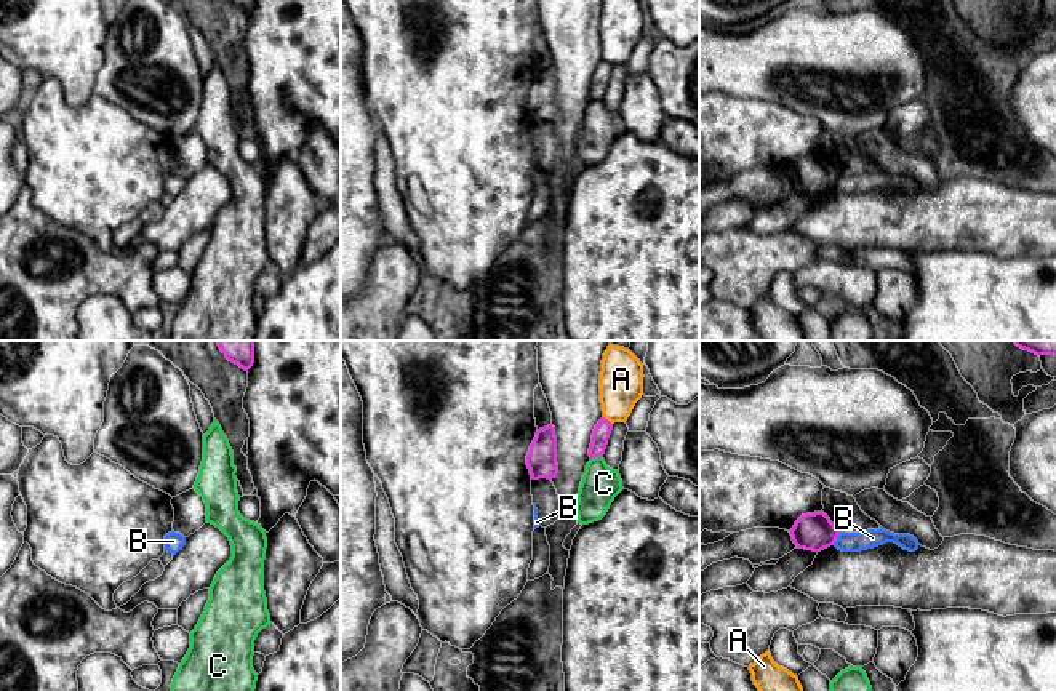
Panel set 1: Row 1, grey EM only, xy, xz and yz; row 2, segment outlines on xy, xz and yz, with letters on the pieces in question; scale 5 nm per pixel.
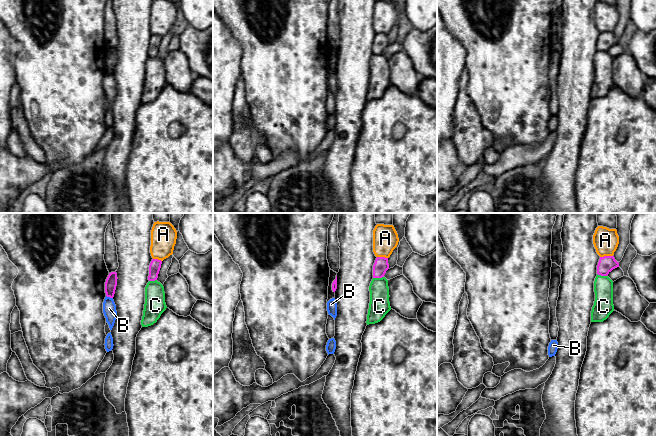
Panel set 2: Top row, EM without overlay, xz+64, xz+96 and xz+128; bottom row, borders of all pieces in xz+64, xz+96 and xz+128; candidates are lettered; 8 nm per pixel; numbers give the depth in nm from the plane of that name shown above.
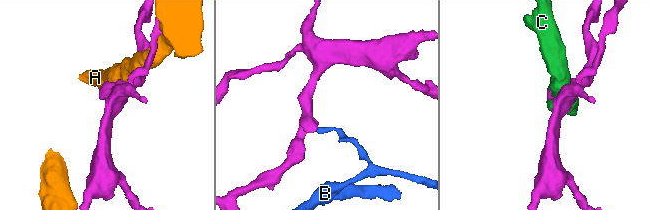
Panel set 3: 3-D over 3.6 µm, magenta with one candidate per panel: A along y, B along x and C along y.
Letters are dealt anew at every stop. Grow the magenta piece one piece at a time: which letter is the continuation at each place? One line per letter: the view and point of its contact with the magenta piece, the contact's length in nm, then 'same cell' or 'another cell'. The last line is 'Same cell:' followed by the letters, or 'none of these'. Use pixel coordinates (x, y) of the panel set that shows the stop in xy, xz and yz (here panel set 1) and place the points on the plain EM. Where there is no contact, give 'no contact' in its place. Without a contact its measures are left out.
A: meets magenta in xz at (608, 63); contact 60 nm long; another cell
B: meets magenta in yz at (836, 181); contact 80 nm long; another cell
C: meets magenta in xz at (596, 98); contact 70 nm long; another cell
Same cell: none of these

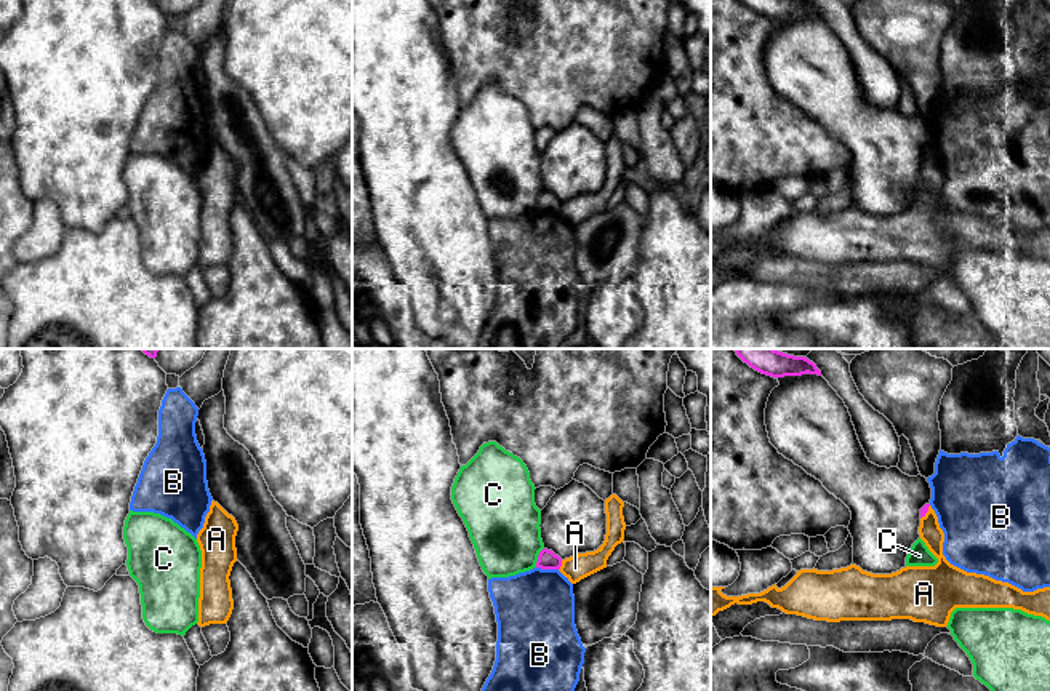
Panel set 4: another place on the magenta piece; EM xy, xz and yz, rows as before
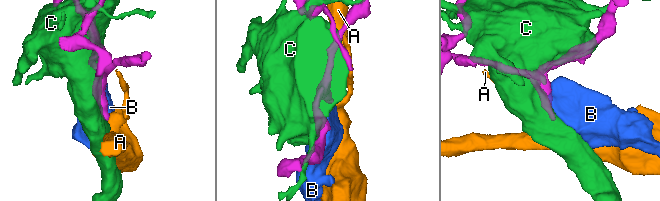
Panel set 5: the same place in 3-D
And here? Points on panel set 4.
A: meets magenta in xz at (561, 207); contact 60 nm long; another cell
B: meets magenta in xz at (548, 210); contact 110 nm long; another cell
C: meets magenta in xz at (538, 199); contact 110 nm long; another cell
Same cell: none of these

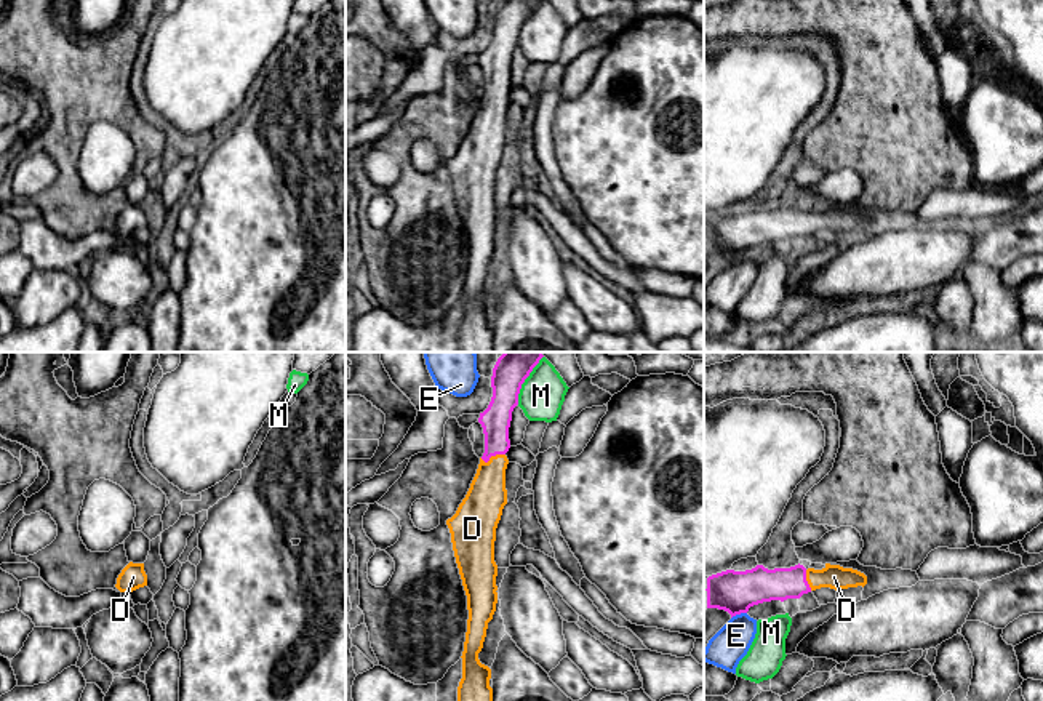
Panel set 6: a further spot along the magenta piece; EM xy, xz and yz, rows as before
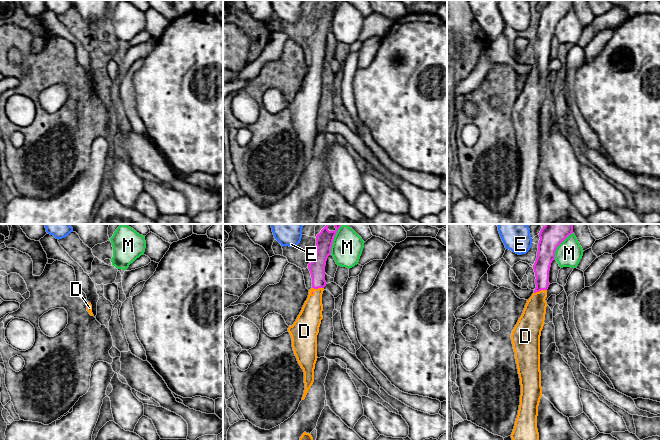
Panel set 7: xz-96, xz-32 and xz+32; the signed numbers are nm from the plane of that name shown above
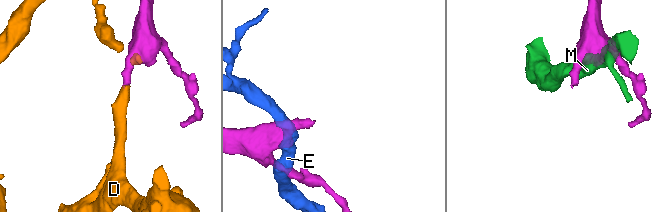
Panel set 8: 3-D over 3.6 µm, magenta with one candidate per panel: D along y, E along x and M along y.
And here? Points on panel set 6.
D: meets magenta in xz at (491, 96); contact 130 nm long; same cell
E: meets magenta in yz at (738, 255); contact 90 nm long; another cell
M: meets magenta in xz at (523, 23); contact 260 nm long; another cell
Same cell: D

